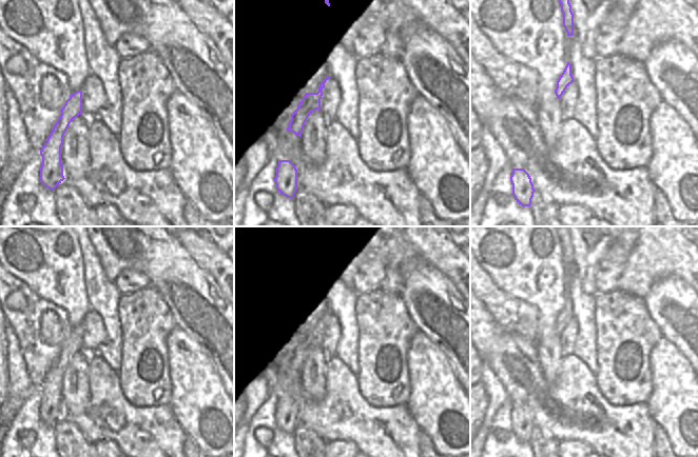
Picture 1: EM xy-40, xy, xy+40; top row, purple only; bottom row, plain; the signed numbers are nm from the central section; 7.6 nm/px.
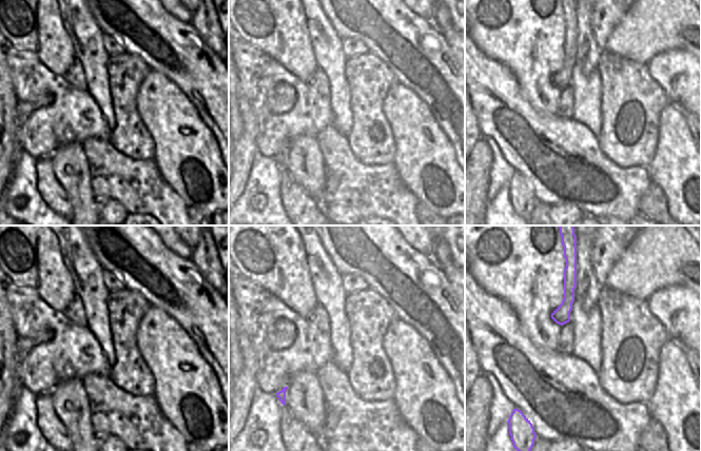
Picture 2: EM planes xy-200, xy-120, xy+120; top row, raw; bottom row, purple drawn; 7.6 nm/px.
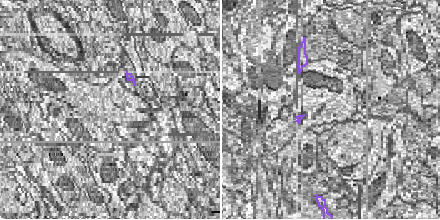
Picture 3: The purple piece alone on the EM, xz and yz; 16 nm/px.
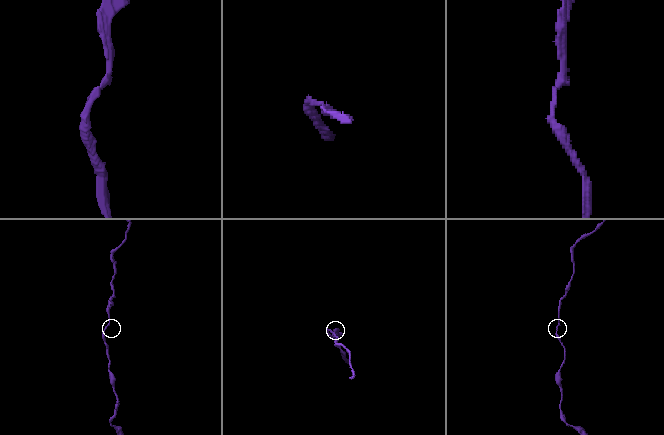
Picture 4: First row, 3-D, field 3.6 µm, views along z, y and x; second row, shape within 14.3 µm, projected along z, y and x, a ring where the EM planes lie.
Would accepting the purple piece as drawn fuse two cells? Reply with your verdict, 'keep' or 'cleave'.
keep

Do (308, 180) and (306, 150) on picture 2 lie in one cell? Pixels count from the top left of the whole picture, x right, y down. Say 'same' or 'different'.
same

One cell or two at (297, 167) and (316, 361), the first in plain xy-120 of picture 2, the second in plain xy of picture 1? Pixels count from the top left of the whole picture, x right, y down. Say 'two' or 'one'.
one

